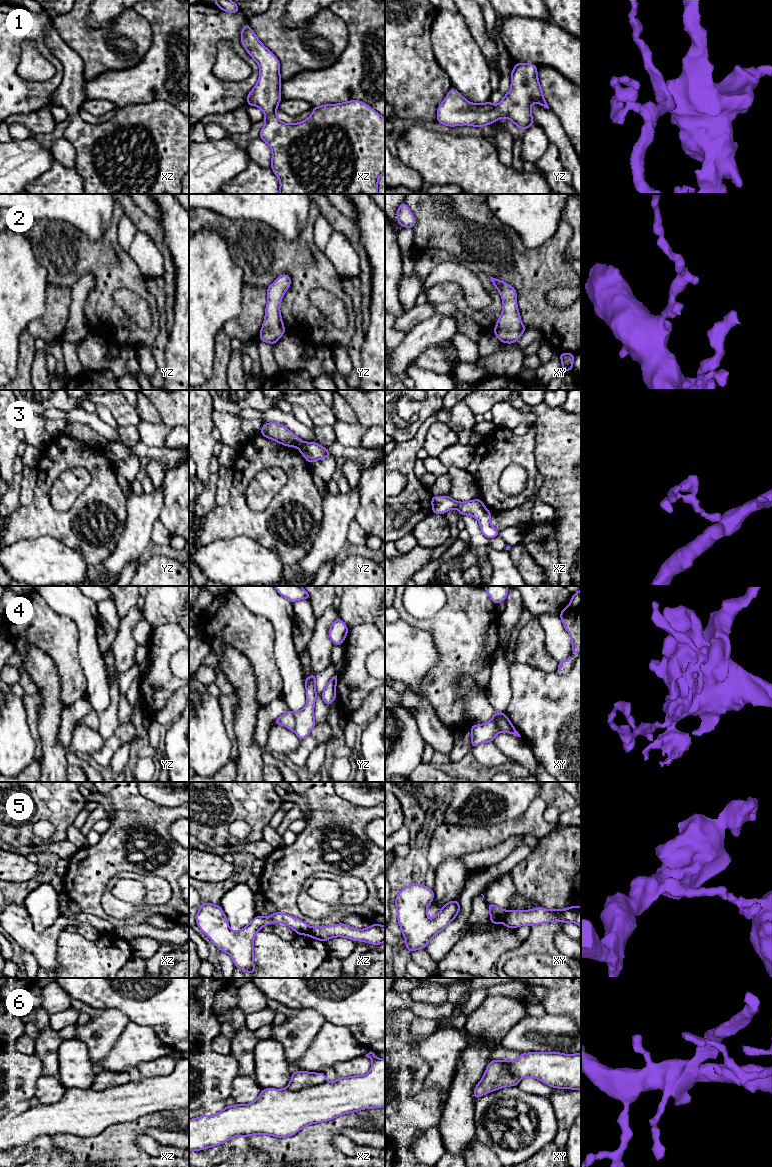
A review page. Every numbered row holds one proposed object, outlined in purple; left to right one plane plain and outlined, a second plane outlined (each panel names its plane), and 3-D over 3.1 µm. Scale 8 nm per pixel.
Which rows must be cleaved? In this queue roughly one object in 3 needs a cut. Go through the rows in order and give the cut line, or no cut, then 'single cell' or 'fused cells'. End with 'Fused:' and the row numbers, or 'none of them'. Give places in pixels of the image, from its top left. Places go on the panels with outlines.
1: no cut; single cell
2: no cut; single cell
3: cut in yz along (303, 442), (297, 447); fused cells
4: cut in xy along (505, 714), (497, 721), (501, 731); fused cells
5: cut in xy along (507, 911), (503, 922); fused cells
6: cut in xz along (325, 1080), (319, 1084), (298, 1090), (286, 1088); fused cells
Fused: 3, 4, 5, 6

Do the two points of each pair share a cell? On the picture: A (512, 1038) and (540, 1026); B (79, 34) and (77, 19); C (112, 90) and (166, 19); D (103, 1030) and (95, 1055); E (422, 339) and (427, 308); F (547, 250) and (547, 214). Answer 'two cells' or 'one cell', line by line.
A: one cell
B: one cell
C: one cell
D: one cell
E: two cells
F: two cells

